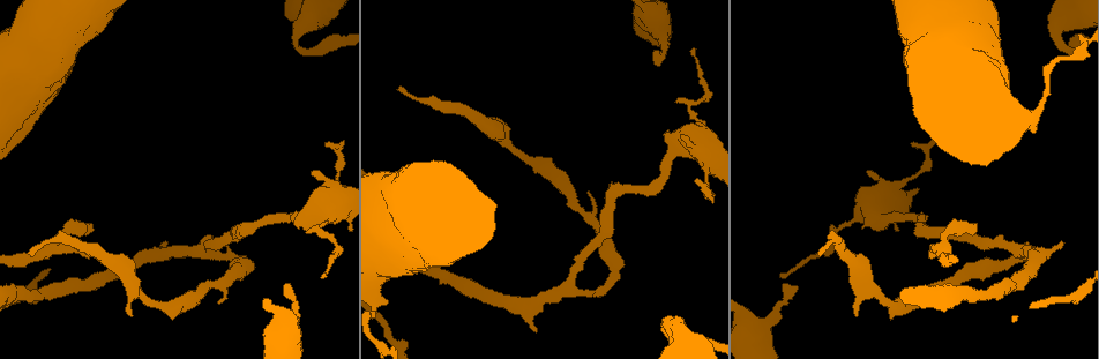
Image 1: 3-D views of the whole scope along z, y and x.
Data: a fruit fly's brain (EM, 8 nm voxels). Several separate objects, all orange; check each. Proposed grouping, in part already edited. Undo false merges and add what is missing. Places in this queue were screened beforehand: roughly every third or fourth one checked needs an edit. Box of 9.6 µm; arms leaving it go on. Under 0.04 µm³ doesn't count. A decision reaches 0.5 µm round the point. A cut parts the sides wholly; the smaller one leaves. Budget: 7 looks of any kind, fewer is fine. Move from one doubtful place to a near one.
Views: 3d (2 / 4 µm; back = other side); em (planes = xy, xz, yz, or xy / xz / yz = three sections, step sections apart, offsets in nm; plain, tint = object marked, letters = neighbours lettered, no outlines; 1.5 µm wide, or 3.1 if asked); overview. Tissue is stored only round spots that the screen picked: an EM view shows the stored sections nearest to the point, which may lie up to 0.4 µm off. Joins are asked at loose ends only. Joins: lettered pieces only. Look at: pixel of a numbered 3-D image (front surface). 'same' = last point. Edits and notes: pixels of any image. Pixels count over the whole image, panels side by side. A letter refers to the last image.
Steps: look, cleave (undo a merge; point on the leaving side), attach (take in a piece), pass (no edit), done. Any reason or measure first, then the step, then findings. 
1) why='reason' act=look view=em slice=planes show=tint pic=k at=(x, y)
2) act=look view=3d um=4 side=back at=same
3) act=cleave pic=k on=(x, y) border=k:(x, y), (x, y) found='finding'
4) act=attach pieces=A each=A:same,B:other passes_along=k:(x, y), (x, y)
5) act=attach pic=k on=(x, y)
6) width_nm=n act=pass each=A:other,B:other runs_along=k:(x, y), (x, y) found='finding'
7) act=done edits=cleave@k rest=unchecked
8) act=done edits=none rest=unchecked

act=look view=3d um=4 side=back pic=1 at=(290, 285)

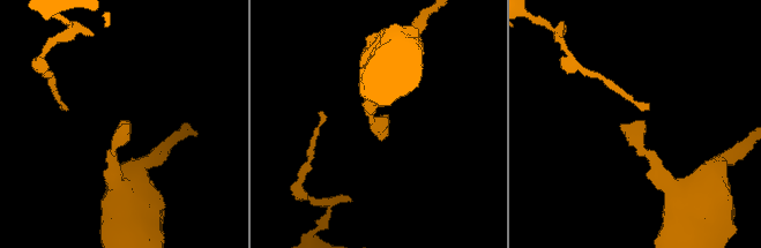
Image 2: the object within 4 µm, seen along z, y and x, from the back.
act=look view=em slice=planes show=letters pic=2 at=(621, 126)

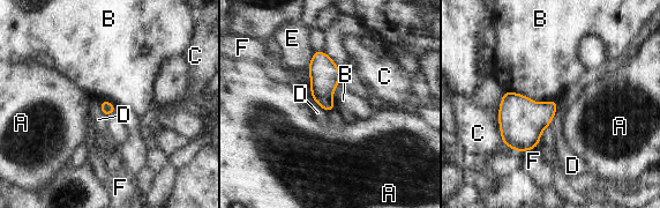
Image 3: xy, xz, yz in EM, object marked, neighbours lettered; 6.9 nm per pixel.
act=pass each=A:other,B:other,C:other,D:other,E:other,F:other border=3:(505, 90), (537, 102), (555, 102) found='no lettered piece goes on from it'

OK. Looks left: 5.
why='branch stops here' act=look view=3d um=2 pic=1 at=(88, 257)

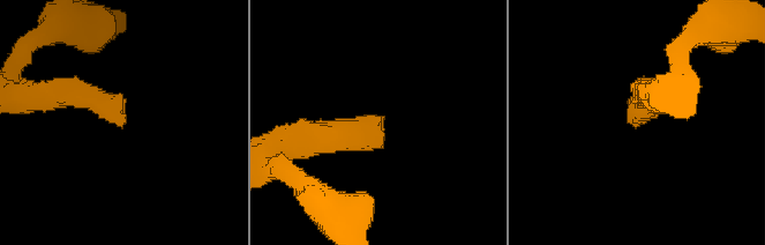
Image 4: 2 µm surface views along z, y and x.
why='need the tissue' act=look view=em slice=yz step=8 show=plain pic=4 at=(380, 124)

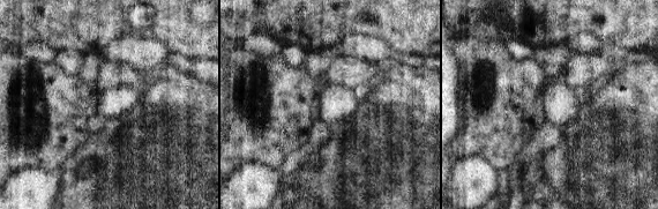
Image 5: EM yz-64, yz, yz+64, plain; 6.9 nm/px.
why='see the neighbours' act=look view=em slice=yz step=8 show=letters at=same

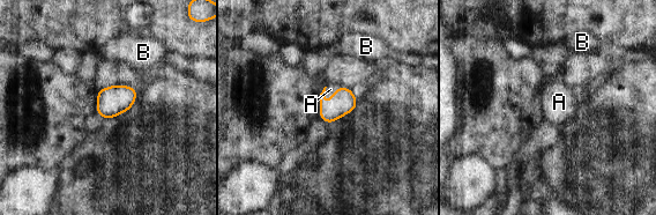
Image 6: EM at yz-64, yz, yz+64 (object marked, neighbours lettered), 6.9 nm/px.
act=attach pieces=A each=A:same,B:other found='it goes on there'

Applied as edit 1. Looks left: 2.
act=done edits=attach@6 rest=unchecked

